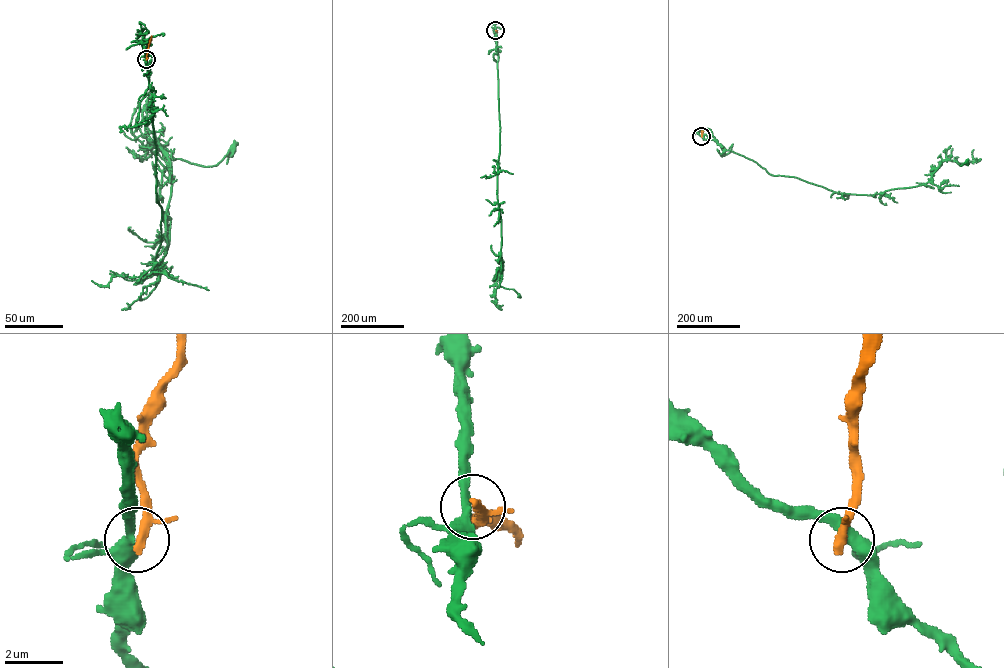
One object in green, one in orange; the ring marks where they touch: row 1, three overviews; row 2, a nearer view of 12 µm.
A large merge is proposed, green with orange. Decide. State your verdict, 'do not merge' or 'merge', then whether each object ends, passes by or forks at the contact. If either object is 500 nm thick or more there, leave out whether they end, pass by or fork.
do not merge; green passes by; orange passes by

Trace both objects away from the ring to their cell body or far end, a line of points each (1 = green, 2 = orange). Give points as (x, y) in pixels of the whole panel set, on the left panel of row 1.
1: (146, 59), (162, 219), (152, 272), (167, 246), (172, 175), (162, 147), (148, 148), (205, 166), (232, 149)
2: (146, 59), (151, 36)

